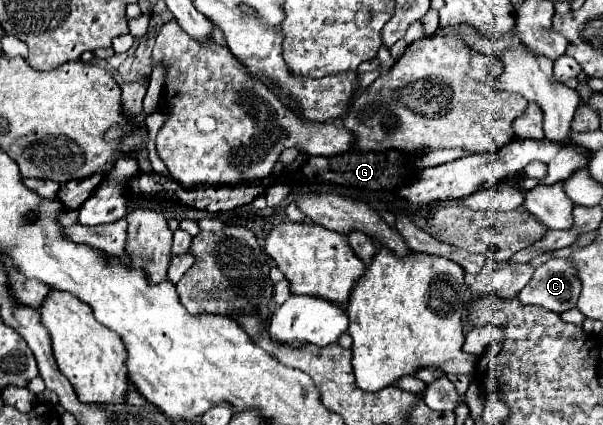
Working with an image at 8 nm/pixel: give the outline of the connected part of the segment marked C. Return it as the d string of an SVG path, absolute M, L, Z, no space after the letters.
M553 258L537 266L531 282L517 294L523 304L541 306L551 312L565 312L577 306L581 280L567 258Z

